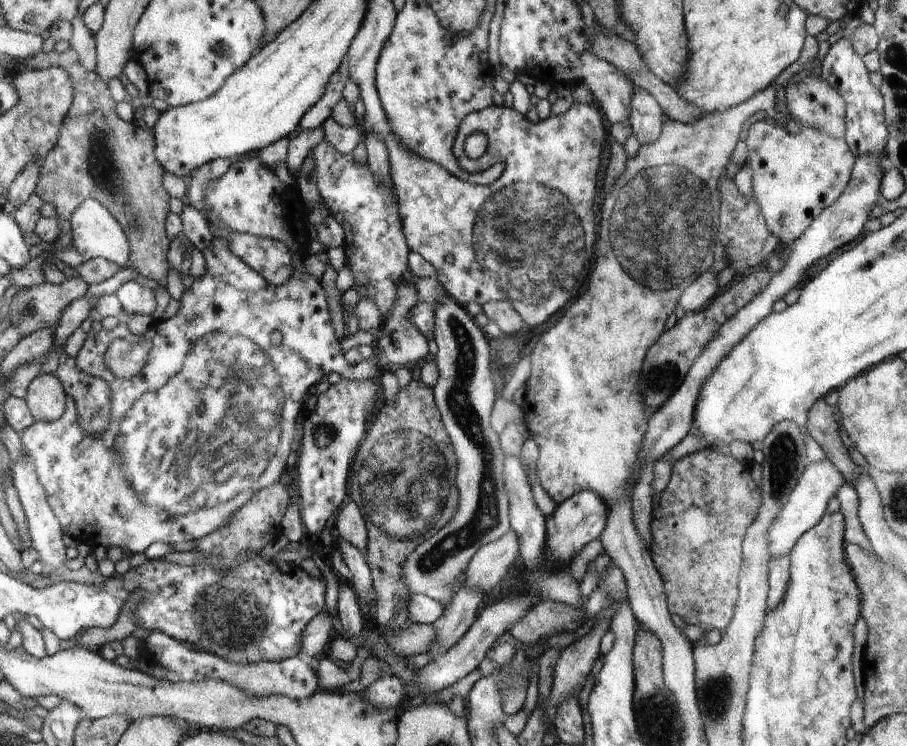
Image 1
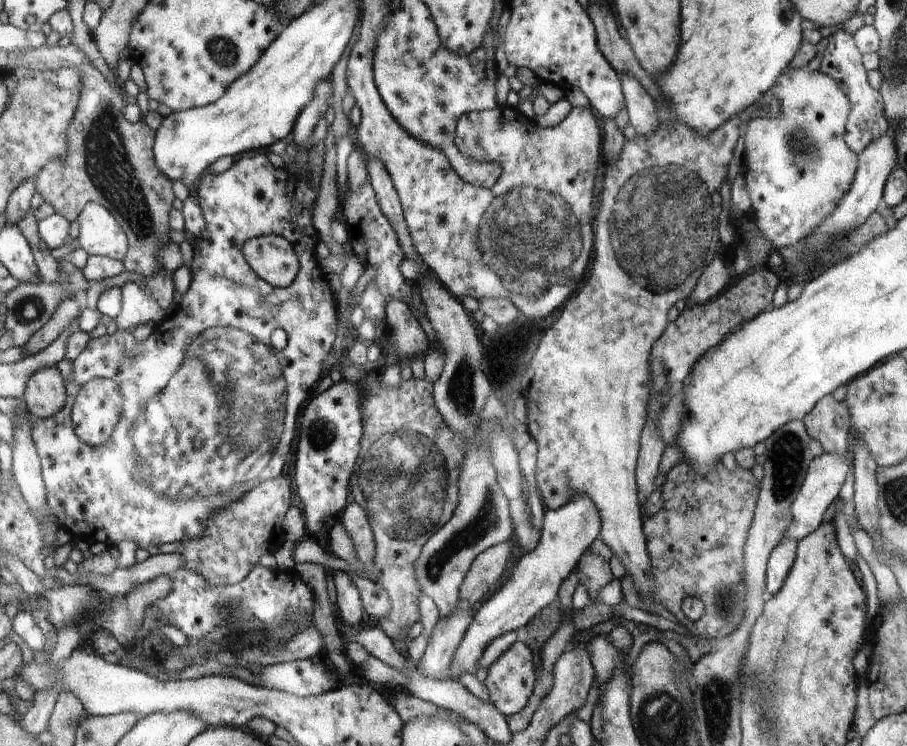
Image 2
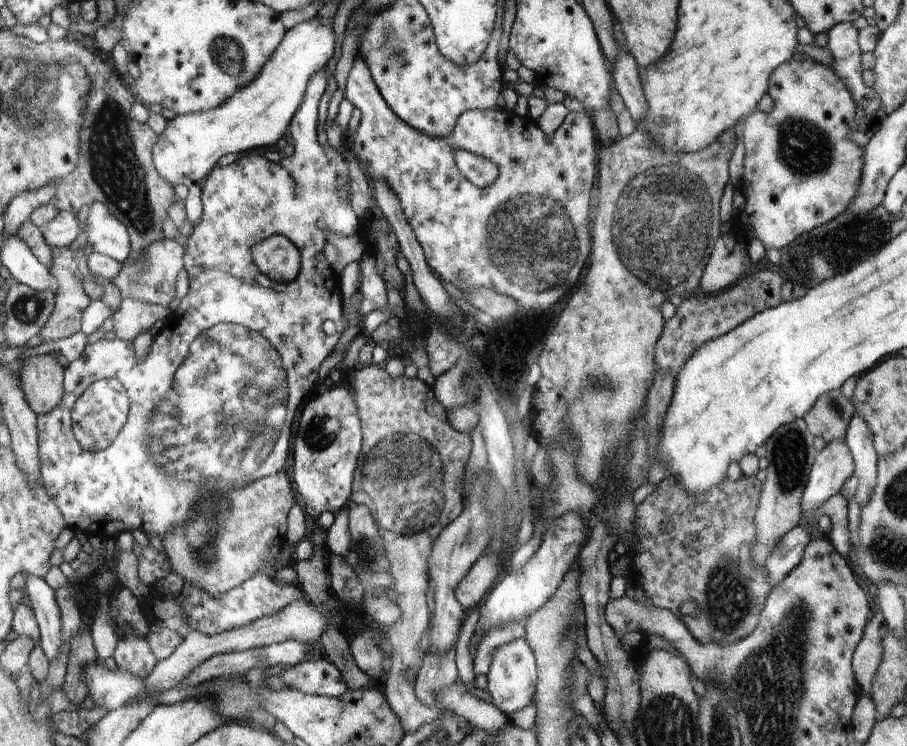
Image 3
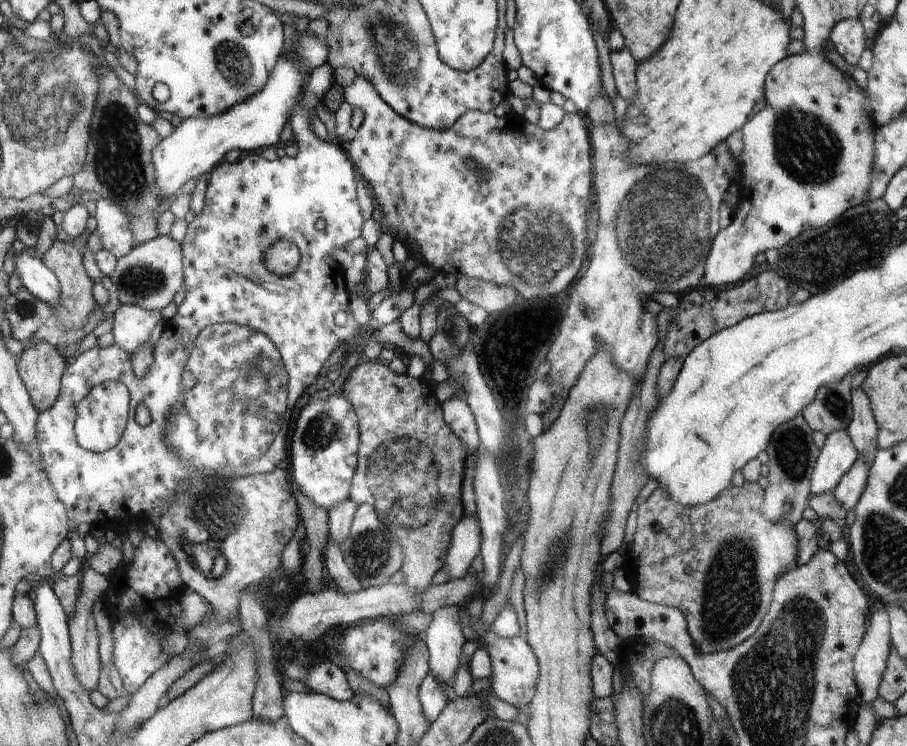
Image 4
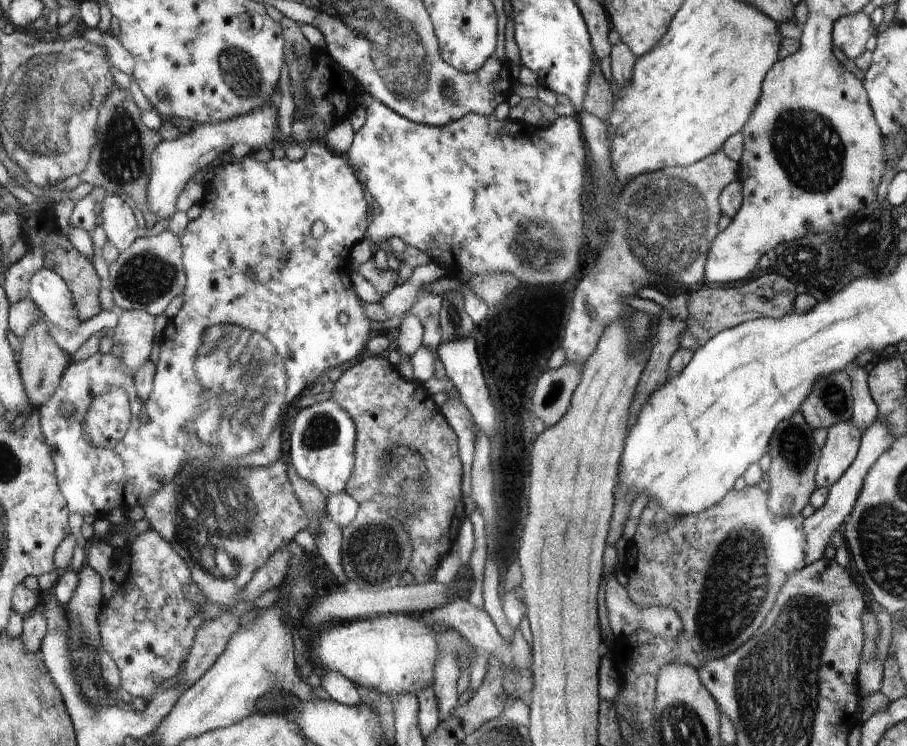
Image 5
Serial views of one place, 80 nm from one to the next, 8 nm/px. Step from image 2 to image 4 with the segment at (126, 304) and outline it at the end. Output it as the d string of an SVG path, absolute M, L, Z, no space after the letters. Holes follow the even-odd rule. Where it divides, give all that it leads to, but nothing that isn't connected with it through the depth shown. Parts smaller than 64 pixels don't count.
M120 304L113 312L112 332L115 343L133 360L133 356L149 342L150 334L160 320L160 312Z

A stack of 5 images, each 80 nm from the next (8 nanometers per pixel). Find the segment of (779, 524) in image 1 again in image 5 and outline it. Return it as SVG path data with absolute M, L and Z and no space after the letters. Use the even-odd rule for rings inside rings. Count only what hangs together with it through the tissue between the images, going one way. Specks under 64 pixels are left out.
M850 421L831 426L822 448L815 483L829 489L854 462L861 443L861 430Z

